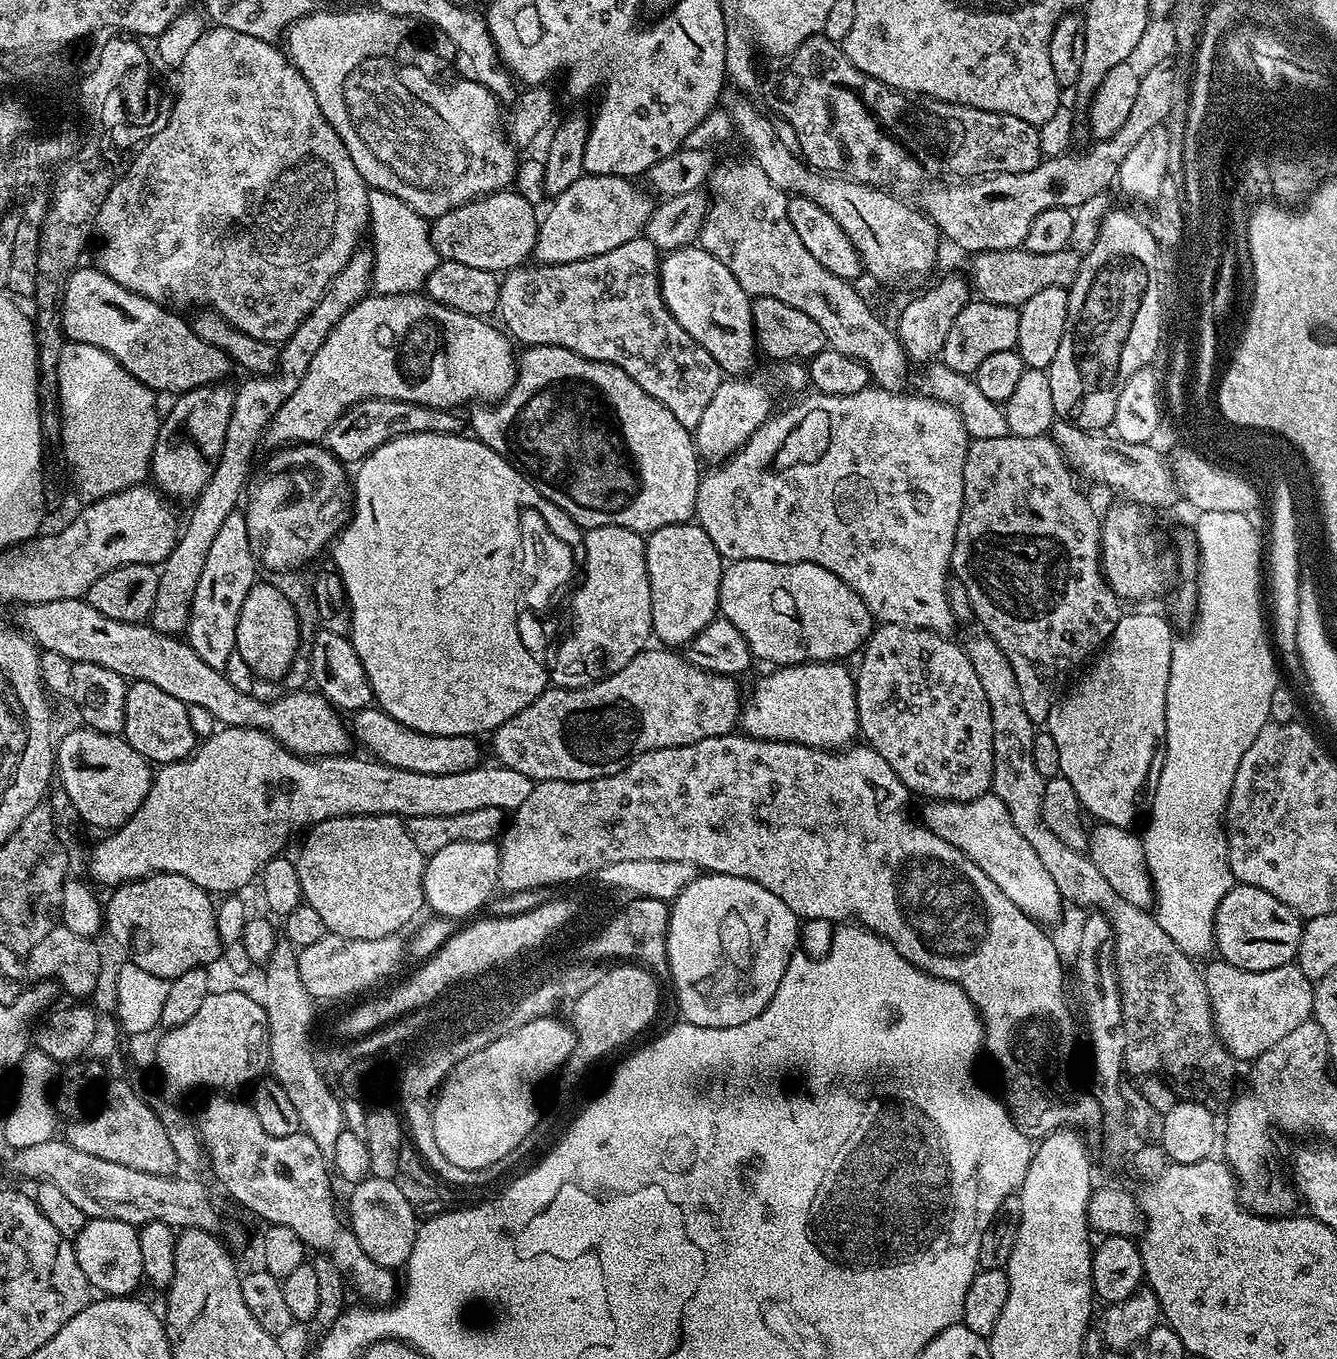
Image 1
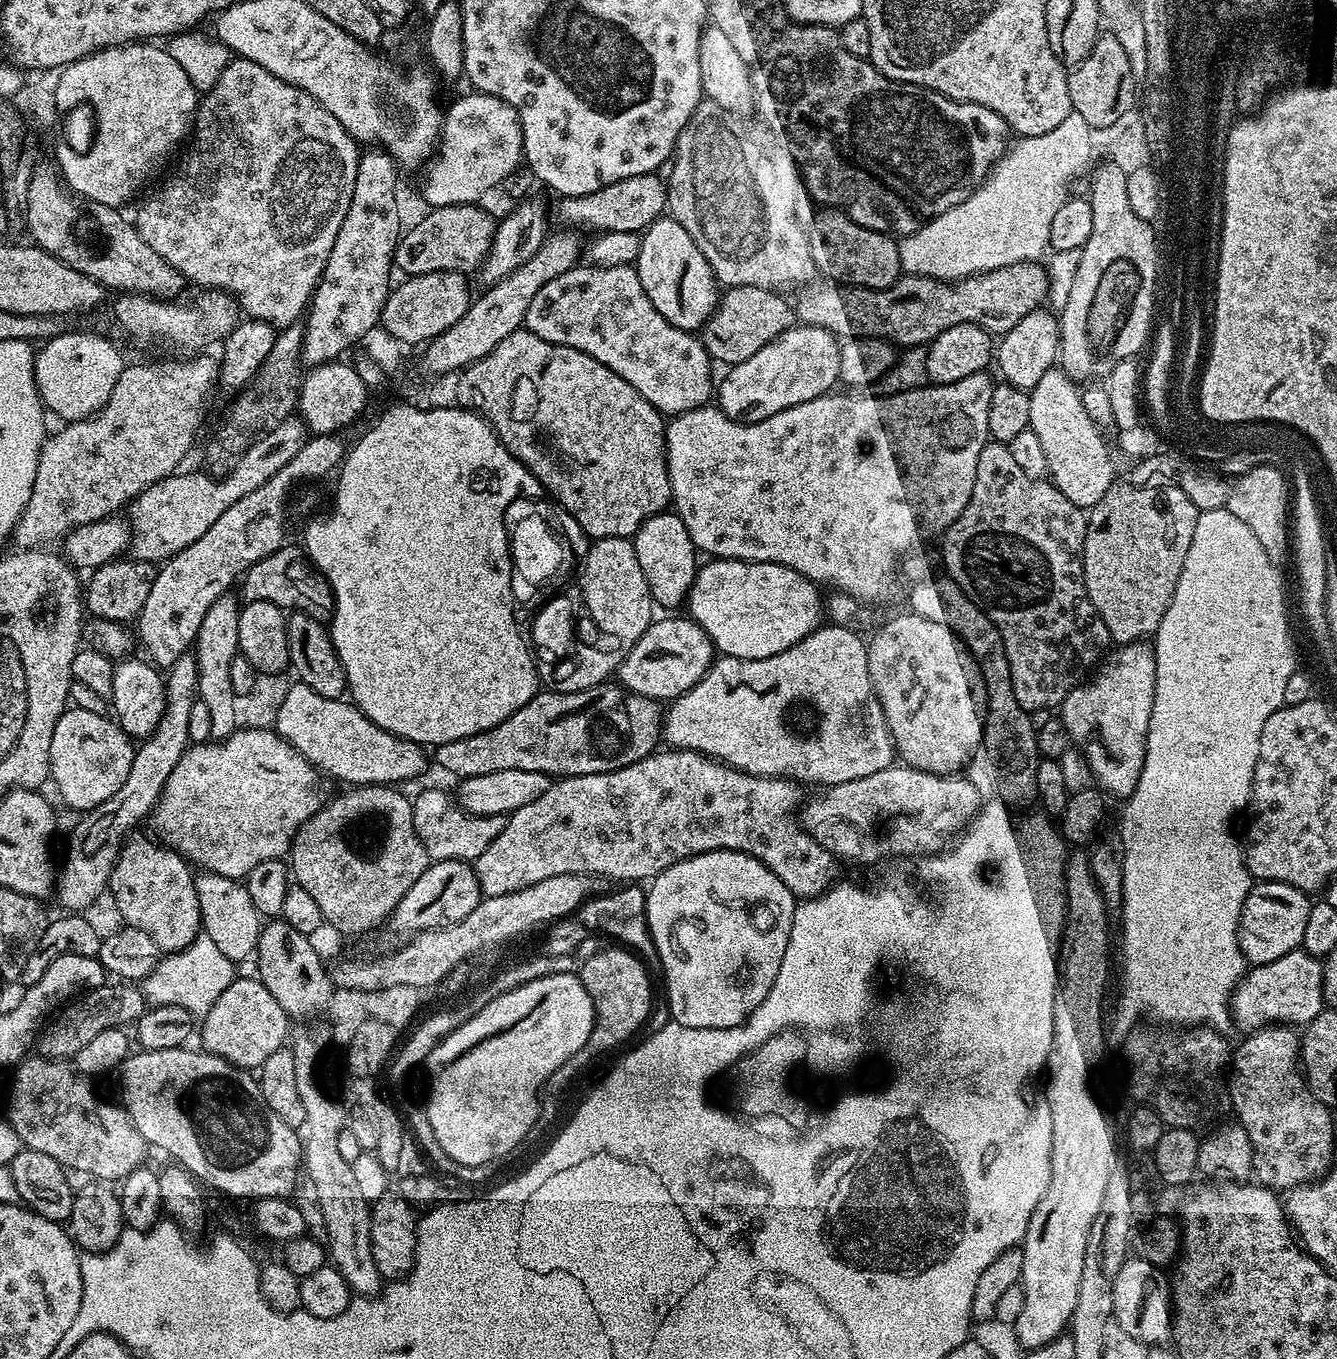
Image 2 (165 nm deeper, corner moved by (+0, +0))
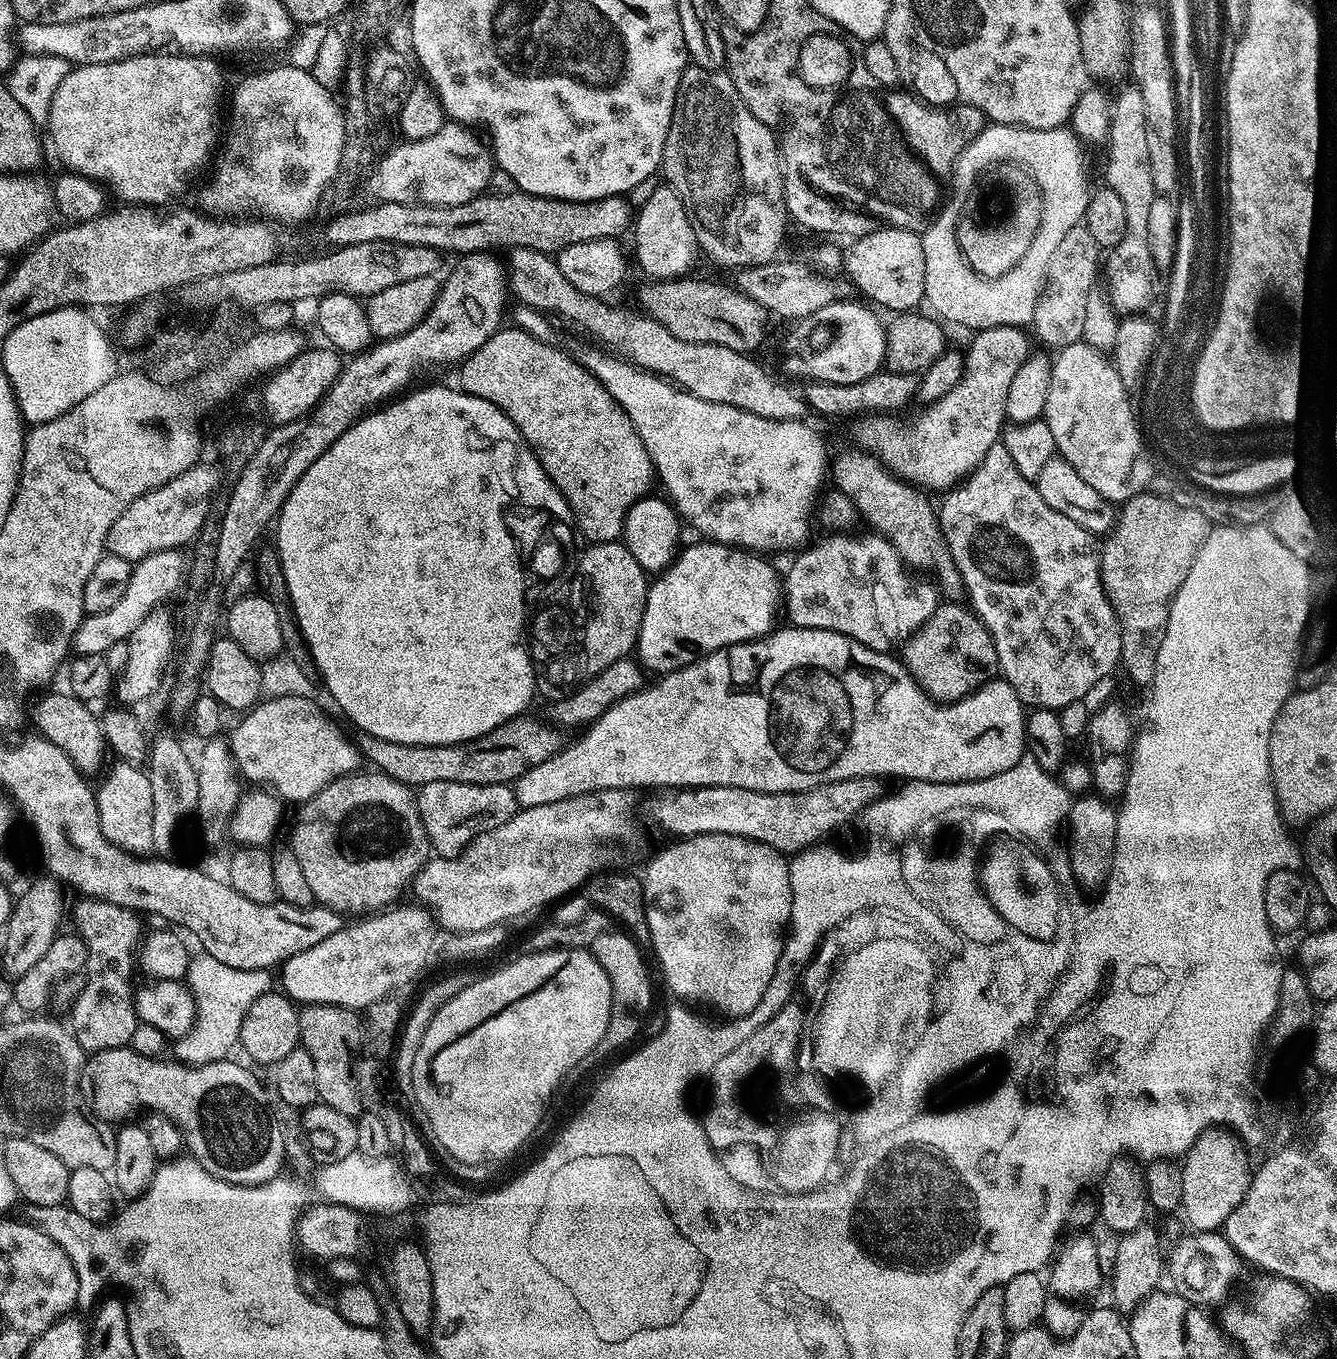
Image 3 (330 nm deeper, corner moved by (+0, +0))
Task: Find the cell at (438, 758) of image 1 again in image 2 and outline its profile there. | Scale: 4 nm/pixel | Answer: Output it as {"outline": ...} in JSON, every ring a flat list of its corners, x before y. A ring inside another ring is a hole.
{"outline":[[293,682,290,686,286,702,282,702,278,710,274,731,289,746,303,754,313,768,336,780,345,780,348,786,400,786,403,780,412,780,428,768,425,749,421,745,415,744,413,740,403,740,368,720,347,699,322,698,322,694,314,694,310,686,299,682]]}

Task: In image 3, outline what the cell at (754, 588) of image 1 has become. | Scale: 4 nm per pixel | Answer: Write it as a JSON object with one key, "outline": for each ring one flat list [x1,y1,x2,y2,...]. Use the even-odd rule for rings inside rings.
{"outline":[[696,543,700,544,692,544,688,549,685,547,649,583,640,636,635,647,639,663,649,673,667,674,685,668,690,662,688,648,693,648,696,654,707,654,731,644,745,644,748,640,767,636,777,623,776,611,779,613,782,608,782,580,779,575,776,577,775,570,764,561,767,559,763,555,730,548,727,544]]}

